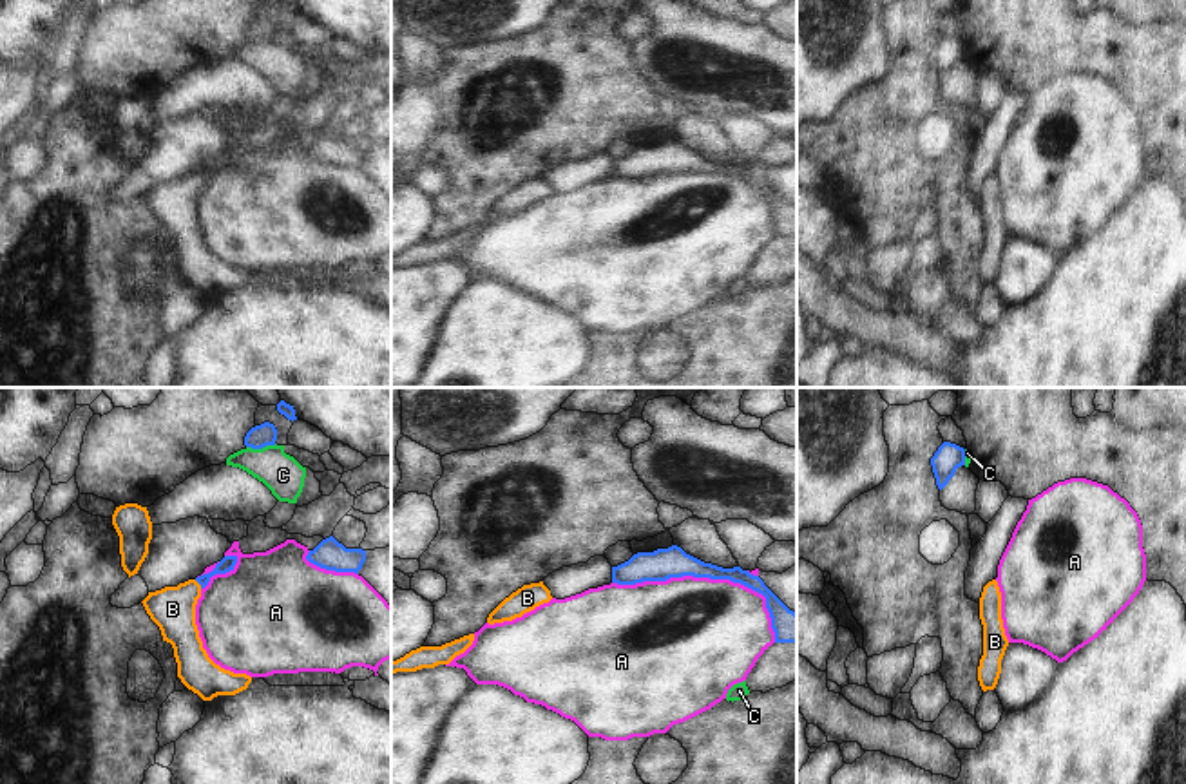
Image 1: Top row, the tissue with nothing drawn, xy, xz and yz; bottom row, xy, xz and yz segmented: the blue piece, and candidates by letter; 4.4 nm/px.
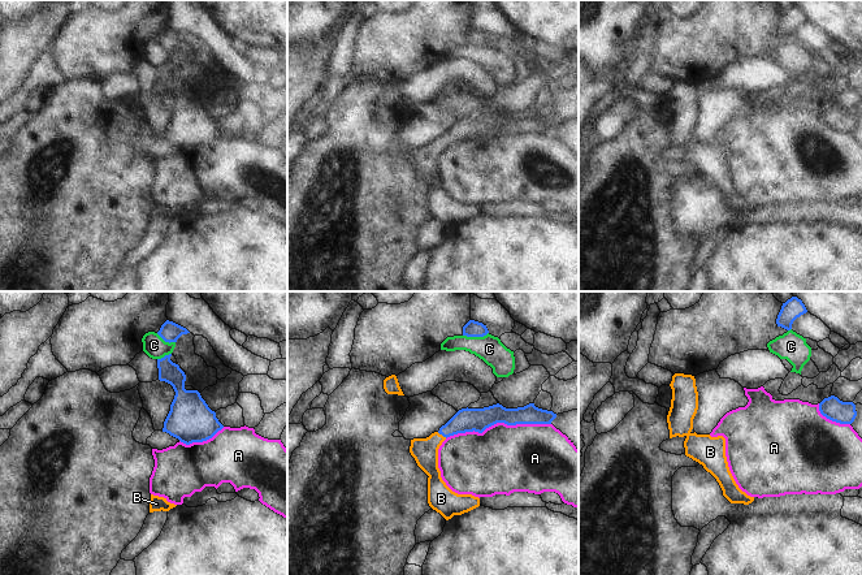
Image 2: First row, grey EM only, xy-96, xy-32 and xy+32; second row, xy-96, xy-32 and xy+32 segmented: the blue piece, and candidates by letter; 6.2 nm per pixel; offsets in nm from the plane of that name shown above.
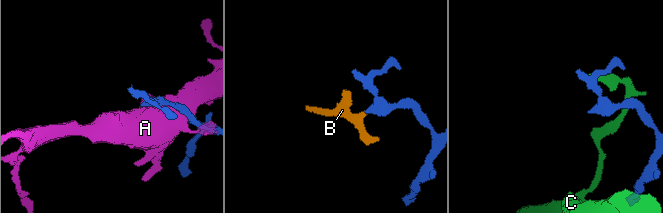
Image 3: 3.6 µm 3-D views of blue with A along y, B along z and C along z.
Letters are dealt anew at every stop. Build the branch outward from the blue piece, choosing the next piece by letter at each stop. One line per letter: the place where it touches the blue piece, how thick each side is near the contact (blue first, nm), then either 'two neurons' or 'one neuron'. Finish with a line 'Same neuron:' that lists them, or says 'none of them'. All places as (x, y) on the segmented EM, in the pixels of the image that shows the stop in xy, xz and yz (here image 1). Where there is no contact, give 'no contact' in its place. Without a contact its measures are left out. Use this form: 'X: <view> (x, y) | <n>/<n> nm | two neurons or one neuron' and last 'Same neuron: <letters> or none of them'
A: xz (710, 578) | 140/500 nm | two neurons
B: xy (198, 582) | 70/200 nm | one neuron
C: xy (261, 448) | 100/180 nm | two neurons
Same neuron: B

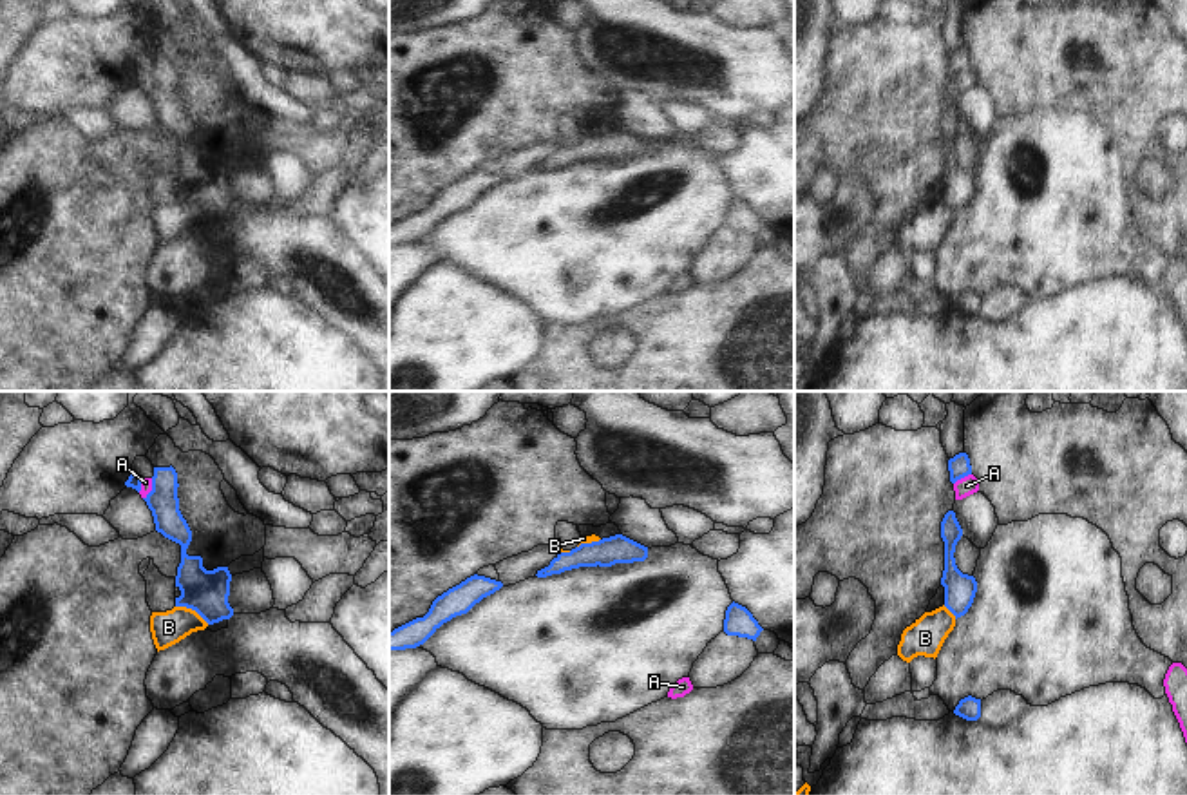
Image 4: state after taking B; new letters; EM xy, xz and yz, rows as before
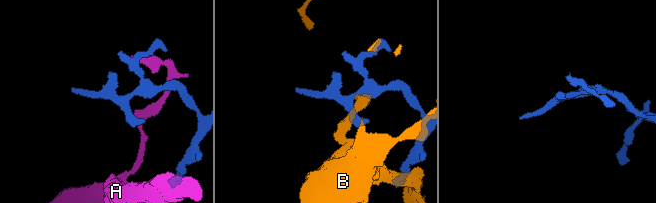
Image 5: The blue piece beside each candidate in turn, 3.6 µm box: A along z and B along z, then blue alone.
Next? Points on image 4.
A: xy (152, 489) | 140/50 nm | two neurons
B: xy (192, 609) | 190/150 nm | two neurons
Same neuron: none of them

